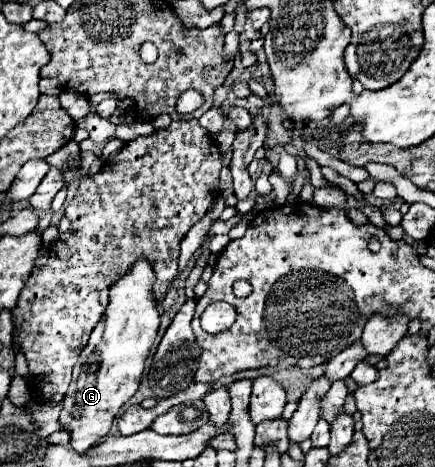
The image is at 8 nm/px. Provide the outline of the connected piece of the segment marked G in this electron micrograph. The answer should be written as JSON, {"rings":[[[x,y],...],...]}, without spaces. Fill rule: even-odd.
{"rings":[[[140,257],[128,271],[110,287],[110,303],[106,313],[92,329],[92,335],[78,355],[68,393],[62,401],[60,421],[72,435],[74,451],[88,451],[108,435],[120,407],[136,393],[148,351],[156,339],[160,313],[154,297],[156,273],[146,257]]]}

